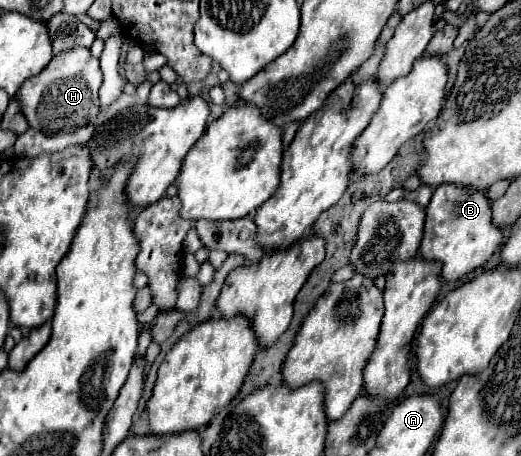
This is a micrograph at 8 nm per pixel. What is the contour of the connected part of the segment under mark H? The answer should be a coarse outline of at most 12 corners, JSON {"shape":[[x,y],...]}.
{"shape":[[87,47],[53,57],[21,85],[43,135],[97,117],[103,73]]}

